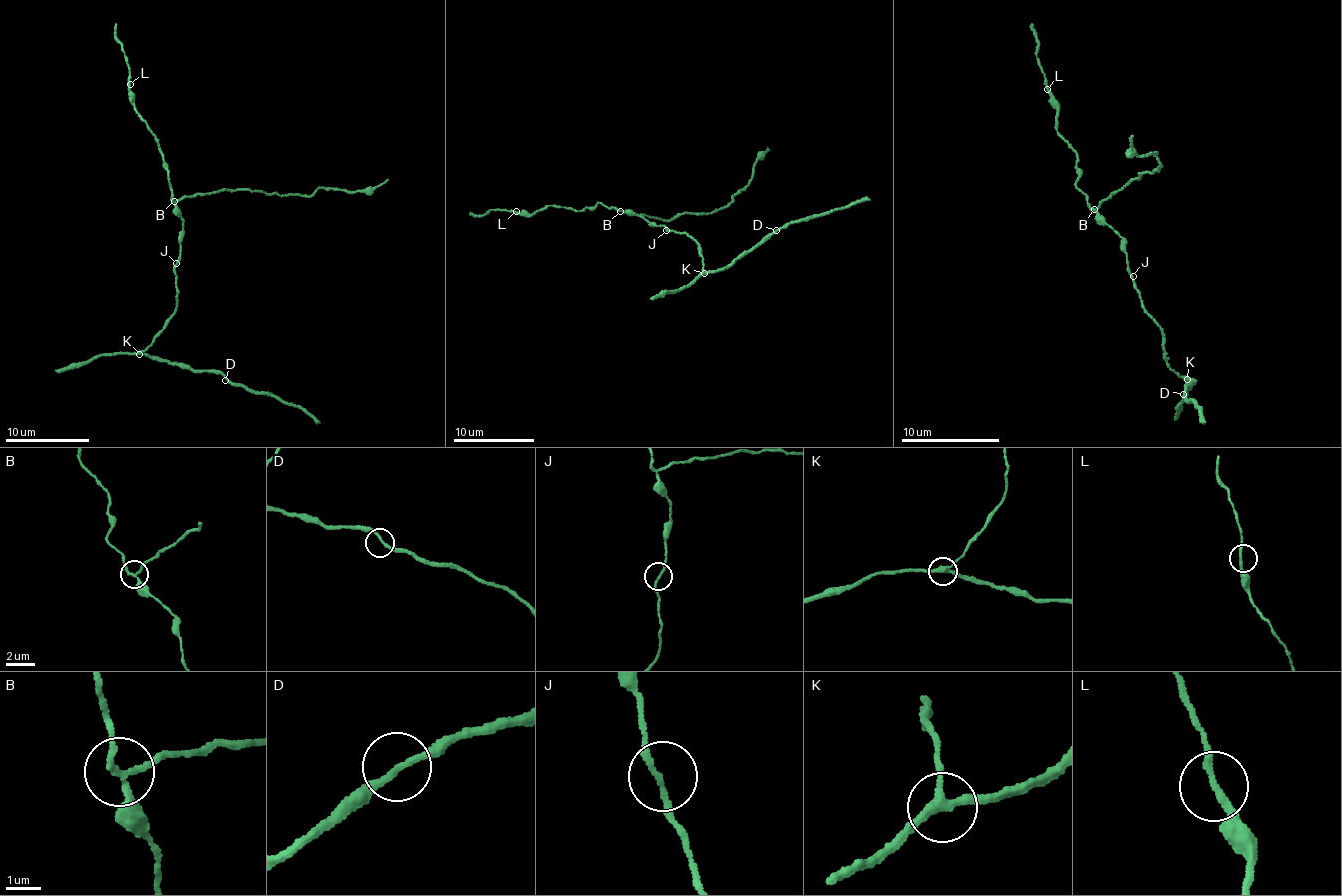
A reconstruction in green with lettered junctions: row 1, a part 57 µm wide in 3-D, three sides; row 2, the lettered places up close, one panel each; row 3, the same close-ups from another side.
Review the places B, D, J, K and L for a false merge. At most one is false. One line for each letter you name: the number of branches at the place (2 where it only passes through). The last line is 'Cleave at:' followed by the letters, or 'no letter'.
B: Branches: 3
Cleave at: B

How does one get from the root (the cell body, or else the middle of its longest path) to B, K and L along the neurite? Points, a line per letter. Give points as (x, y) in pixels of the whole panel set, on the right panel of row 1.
B: (1133, 278), (1126, 265), (1124, 241), (1094, 208)
K: (1133, 278), (1141, 307), (1160, 329), (1164, 356), (1169, 367), (1187, 379)
L: (1133, 278), (1126, 265), (1124, 241), (1076, 187), (1078, 153), (1057, 131), (1057, 101), (1047, 89)

